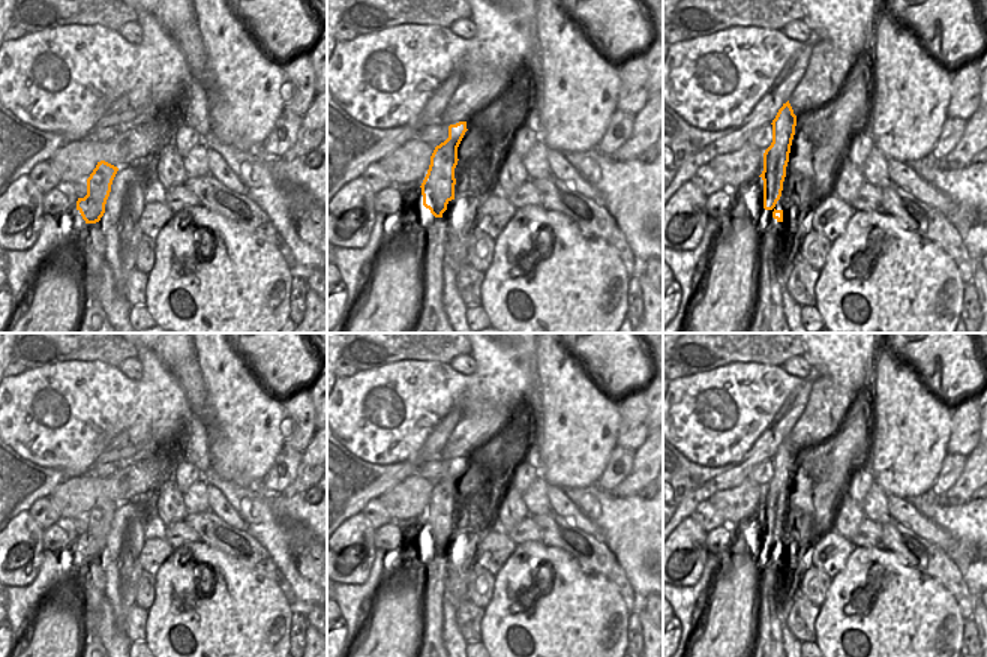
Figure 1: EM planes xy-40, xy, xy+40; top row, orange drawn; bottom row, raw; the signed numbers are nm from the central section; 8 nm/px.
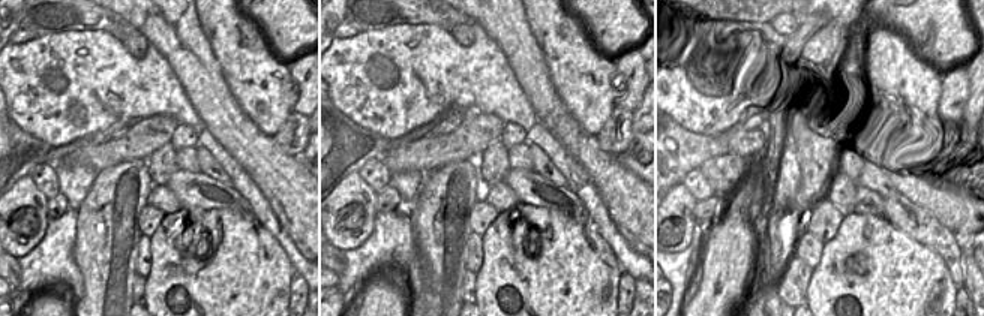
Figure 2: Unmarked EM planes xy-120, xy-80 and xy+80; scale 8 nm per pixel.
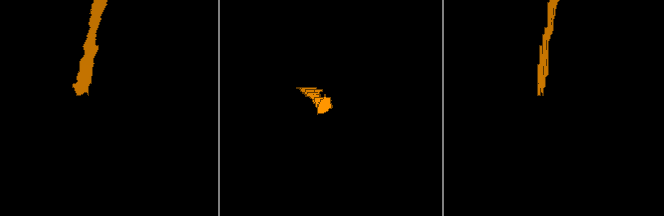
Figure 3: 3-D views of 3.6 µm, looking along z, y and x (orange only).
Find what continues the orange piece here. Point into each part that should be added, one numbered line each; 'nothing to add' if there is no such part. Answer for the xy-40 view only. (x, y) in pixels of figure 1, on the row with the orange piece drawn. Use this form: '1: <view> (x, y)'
1: xy-40 (93, 320)

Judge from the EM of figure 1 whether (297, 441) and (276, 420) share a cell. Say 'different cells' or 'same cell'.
different cells

